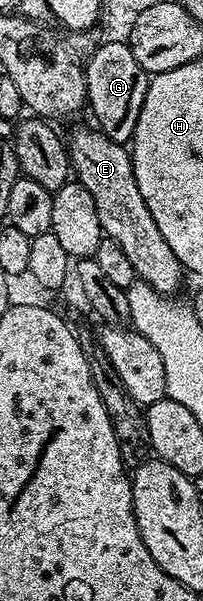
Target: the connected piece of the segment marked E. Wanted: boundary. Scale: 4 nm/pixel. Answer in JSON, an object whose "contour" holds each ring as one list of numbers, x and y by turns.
{"contour":[[88,124,88,126,77,127,72,132,71,138,69,137,69,157,74,177,85,188,85,192,93,196,93,208,97,208,97,220,101,220,104,235,112,238,121,248,121,252,125,252,129,264,133,264,136,279,149,284,159,294,174,295,175,289,183,282,185,271,177,256,173,256,173,248,169,248,165,236,161,236,157,223,153,221,153,215,149,213,149,208,145,208,141,188,137,188,137,180,133,176,130,149,124,143,114,142,94,125]]}

